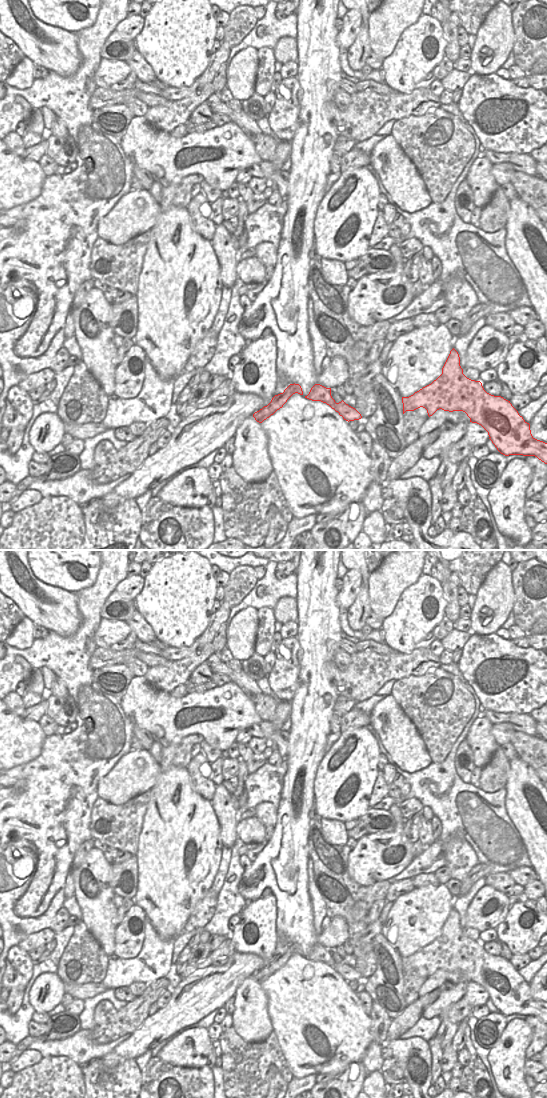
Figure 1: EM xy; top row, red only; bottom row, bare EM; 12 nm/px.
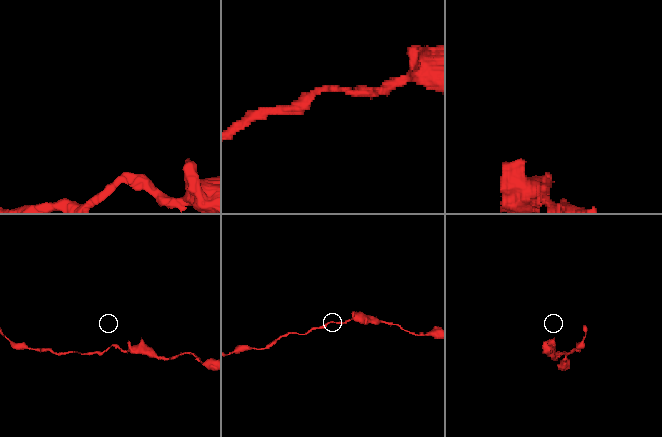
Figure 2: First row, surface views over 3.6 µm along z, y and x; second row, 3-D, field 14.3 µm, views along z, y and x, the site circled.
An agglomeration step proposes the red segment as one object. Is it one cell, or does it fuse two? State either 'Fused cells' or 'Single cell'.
Single cell

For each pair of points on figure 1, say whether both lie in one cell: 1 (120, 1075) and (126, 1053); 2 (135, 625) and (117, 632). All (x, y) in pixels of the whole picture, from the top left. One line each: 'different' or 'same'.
1: different
2: different

